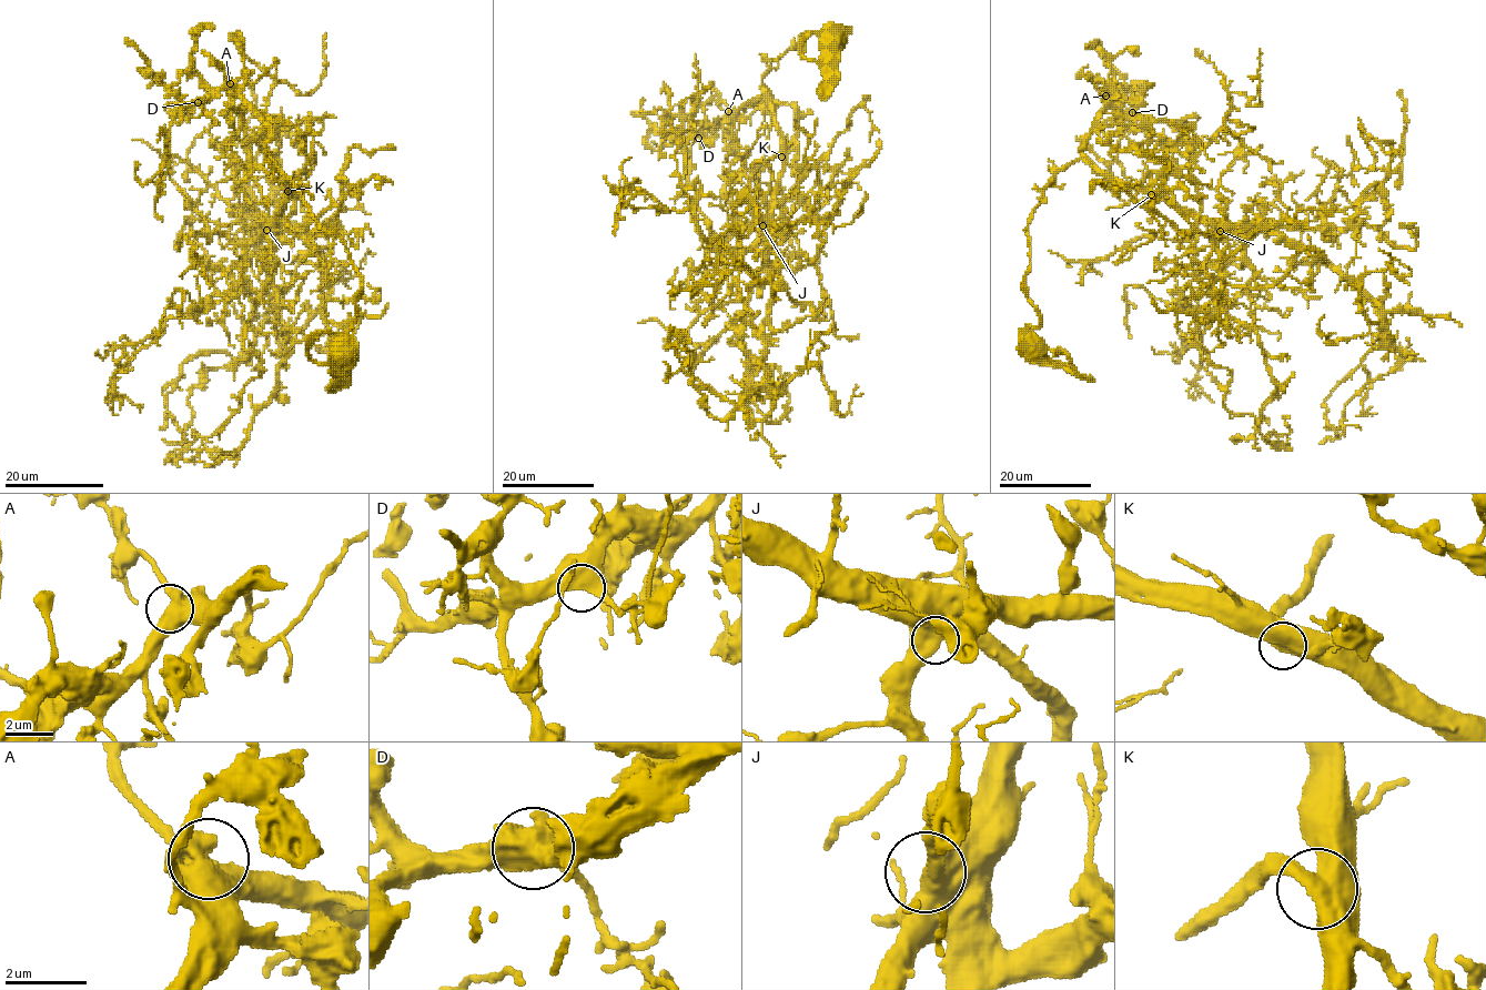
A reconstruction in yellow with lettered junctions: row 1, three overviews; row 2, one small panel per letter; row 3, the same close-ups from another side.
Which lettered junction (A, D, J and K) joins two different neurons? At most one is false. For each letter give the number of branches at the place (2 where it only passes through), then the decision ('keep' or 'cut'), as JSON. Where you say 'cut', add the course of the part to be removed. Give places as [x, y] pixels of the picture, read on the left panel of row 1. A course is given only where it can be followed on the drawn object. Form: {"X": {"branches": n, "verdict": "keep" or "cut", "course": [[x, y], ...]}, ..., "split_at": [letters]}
{"A": {"branches": 2, "verdict": "keep"}, "D": {"branches": 2, "verdict": "keep"}, "J": {"branches": 2, "verdict": "keep"}, "K": {"branches": 2, "verdict": "keep"}, "split_at": []}

